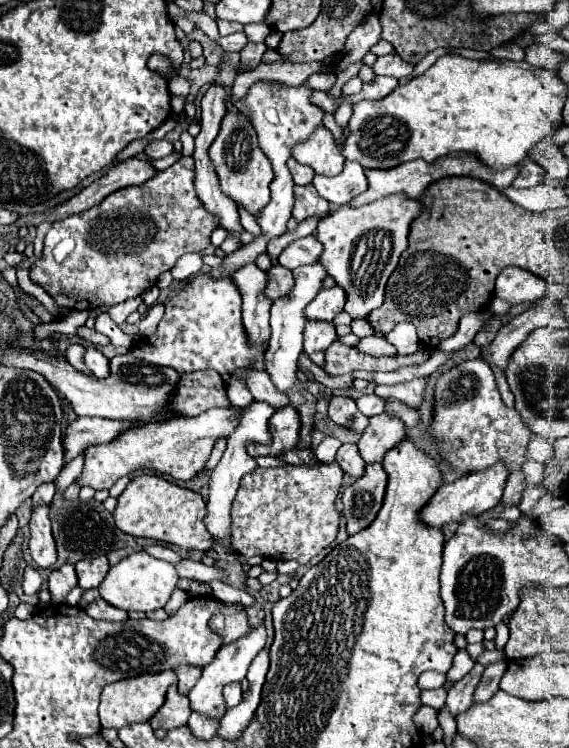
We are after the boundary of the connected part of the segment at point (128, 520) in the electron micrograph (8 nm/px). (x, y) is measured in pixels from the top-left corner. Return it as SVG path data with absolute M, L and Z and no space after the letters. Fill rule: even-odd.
M142 474L130 480L126 490L118 496L118 506L112 512L116 526L130 536L152 538L158 542L168 542L186 550L210 550L214 540L204 526L206 502L198 492L180 488L160 476Z

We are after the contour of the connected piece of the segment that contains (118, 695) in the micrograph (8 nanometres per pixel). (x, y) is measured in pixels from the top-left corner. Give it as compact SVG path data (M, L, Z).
M164 670L160 674L140 674L134 678L118 680L108 684L100 696L100 722L102 728L122 728L134 722L148 722L164 704L166 690L176 682L176 674L172 670Z

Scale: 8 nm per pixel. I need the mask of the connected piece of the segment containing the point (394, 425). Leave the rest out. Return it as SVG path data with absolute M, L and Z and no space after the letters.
M390 414L372 416L358 442L364 464L382 462L386 452L404 440L404 428L404 422Z

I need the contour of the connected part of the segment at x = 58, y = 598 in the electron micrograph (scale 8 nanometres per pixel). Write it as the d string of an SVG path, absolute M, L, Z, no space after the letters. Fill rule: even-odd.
M64 564L56 570L52 570L48 576L48 590L52 594L52 602L62 604L66 600L68 592L76 584L78 584L78 580L76 580L76 572L74 572L74 564Z

